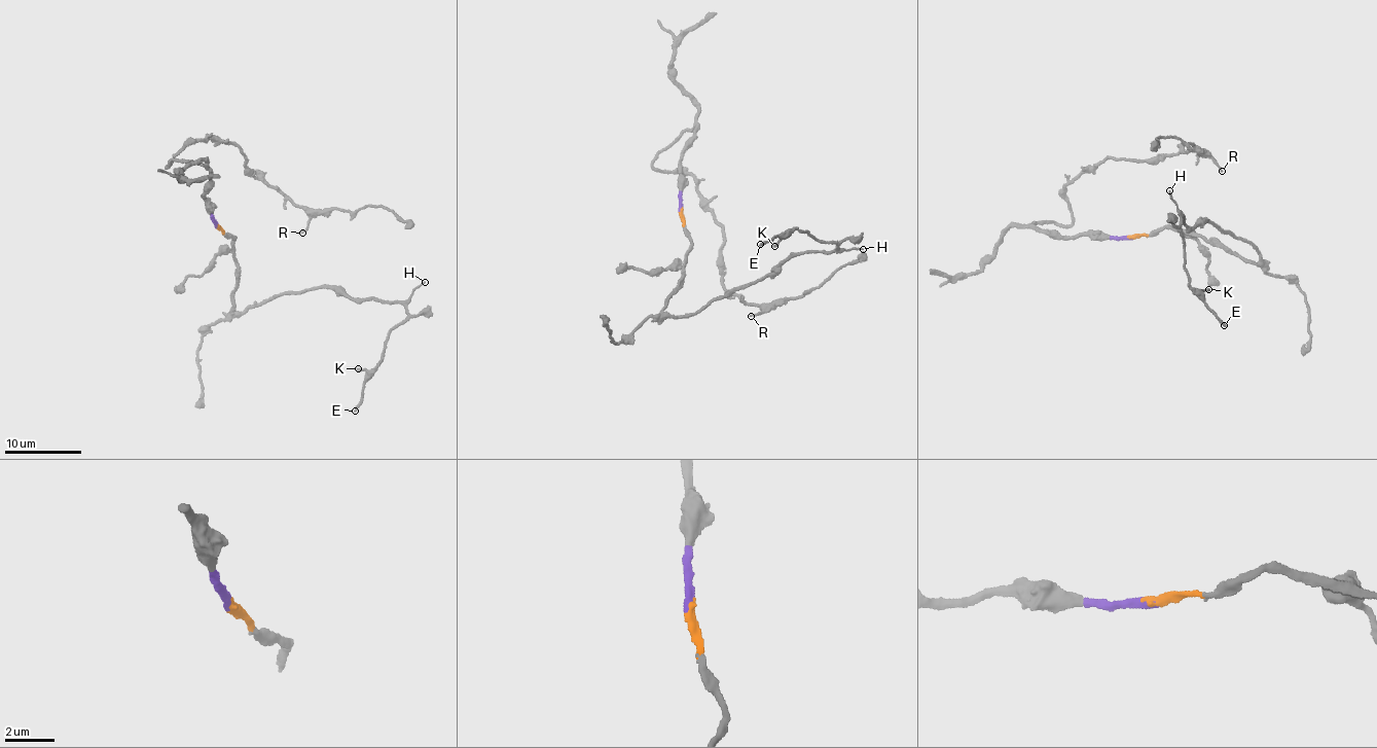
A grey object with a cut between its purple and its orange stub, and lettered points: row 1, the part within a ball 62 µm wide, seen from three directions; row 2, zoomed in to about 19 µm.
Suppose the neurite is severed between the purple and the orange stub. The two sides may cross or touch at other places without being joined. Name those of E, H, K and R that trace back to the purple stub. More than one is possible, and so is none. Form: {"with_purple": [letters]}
{"with_purple": ["R"]}

